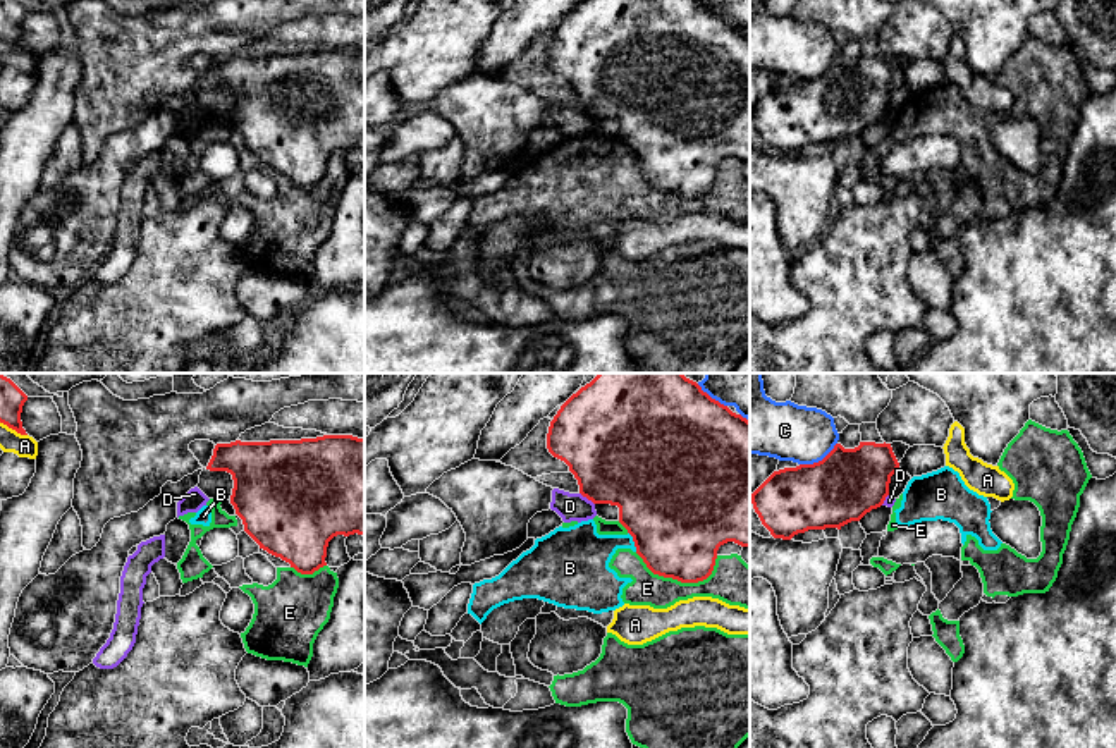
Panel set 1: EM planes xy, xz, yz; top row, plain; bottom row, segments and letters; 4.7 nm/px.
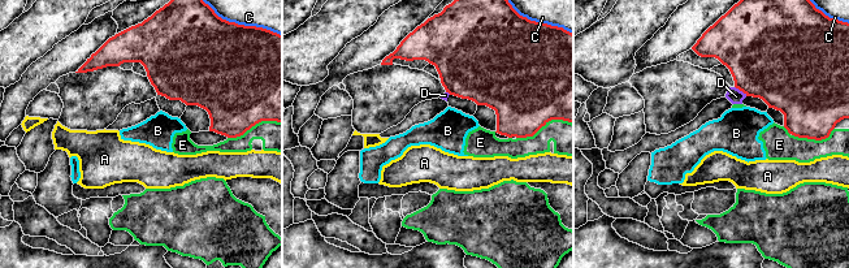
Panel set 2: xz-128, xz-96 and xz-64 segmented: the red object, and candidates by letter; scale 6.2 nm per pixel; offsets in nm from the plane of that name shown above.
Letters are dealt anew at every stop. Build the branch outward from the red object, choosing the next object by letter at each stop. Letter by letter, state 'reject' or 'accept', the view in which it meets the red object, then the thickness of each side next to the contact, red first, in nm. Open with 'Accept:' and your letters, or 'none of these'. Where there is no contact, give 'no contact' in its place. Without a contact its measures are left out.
Accept: none of these
A: reject; meets red in xy; 120 nm thick on the red side, 110 nm on the other
B: reject; meets red in xz; 500 nm thick on the red side, 240 nm on the other
C: reject; meets red in yz; 320 nm thick on the red side, 280 nm on the other
D: reject; meets red in xz; 460 nm thick on the red side, 130 nm on the other
E: reject; meets red in xz; 420 nm thick on the red side, 200 nm on the other

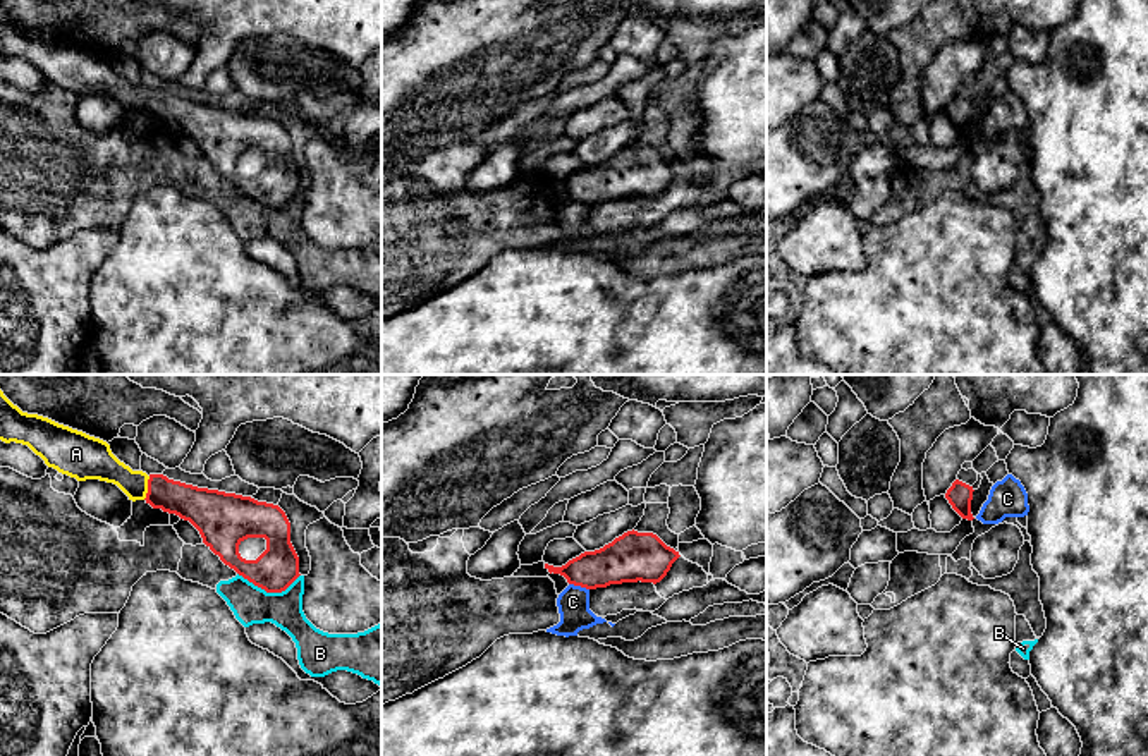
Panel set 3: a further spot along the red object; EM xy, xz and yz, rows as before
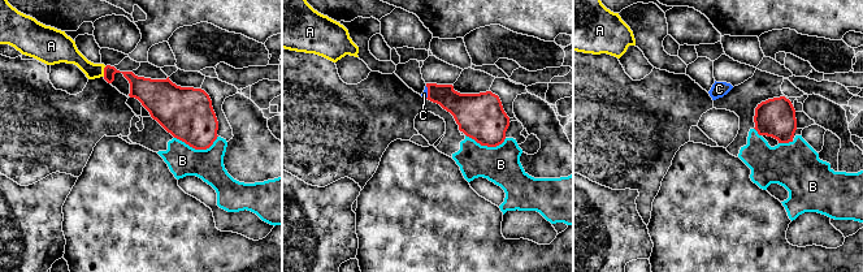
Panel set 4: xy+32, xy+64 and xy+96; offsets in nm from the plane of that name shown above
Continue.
Accept: A
A: accept; meets red in xy; 170 nm thick on the red side, 150 nm on the other
B: reject; meets red in xy; 200 nm thick on the red side, 180 nm on the other
C: reject; meets red in xz; 220 nm thick on the red side, 150 nm on the other

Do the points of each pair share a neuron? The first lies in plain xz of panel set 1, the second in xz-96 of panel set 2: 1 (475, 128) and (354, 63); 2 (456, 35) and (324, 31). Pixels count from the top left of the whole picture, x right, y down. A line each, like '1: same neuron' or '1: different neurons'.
1: different neurons
2: same neuron

